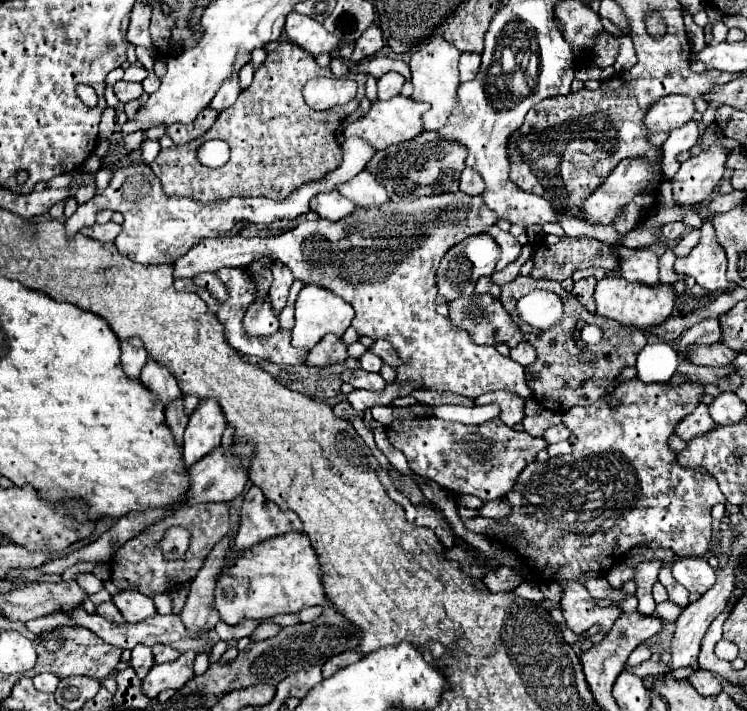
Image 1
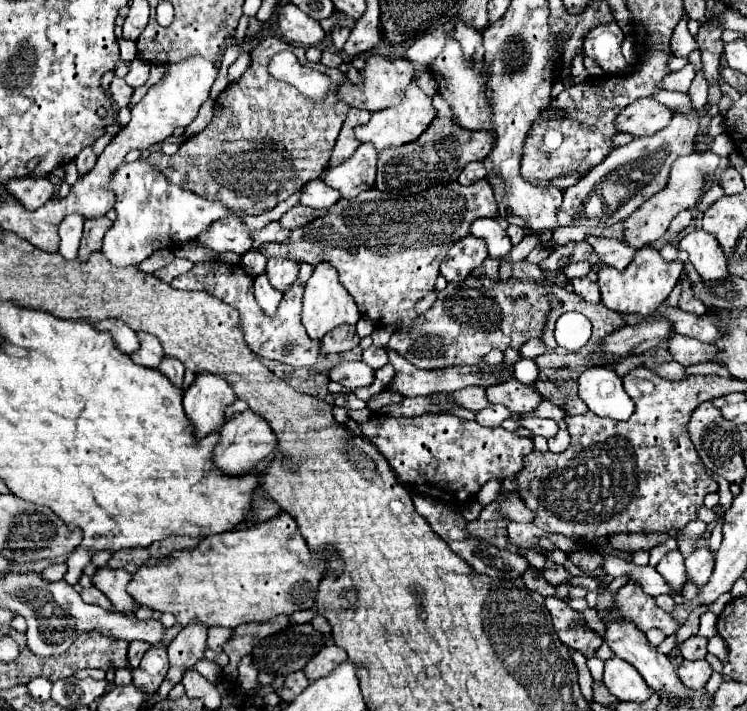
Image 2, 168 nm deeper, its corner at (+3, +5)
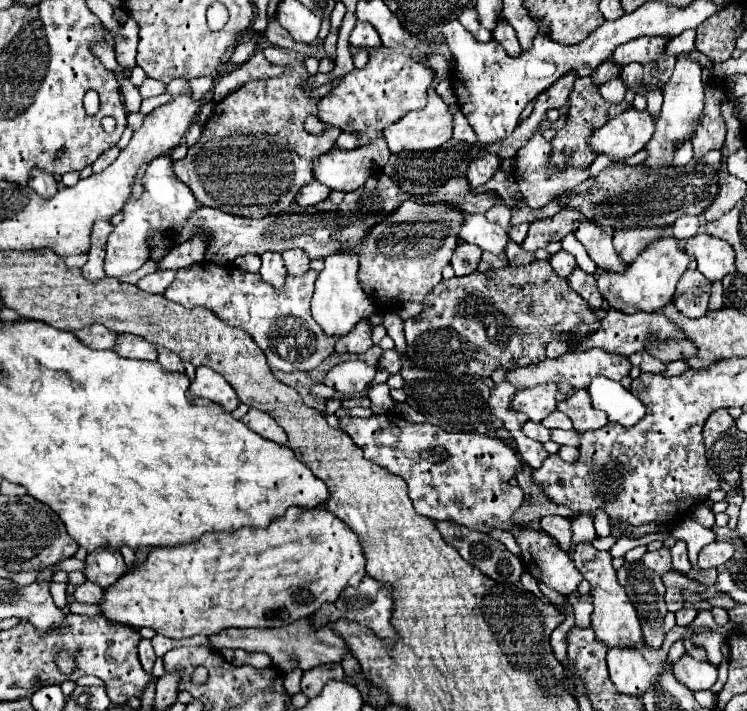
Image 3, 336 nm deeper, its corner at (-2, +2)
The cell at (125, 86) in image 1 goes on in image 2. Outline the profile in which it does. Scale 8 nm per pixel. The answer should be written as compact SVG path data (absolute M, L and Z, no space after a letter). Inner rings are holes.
M114 77L114 81L110 83L110 97L118 107L126 107L130 103L134 89L120 77Z

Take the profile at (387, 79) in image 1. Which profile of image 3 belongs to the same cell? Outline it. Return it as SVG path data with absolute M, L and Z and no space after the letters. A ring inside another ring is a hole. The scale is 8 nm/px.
M381 46L379 50L369 52L365 68L355 68L341 80L339 86L323 96L319 104L319 120L347 132L357 132L361 136L361 144L367 146L381 136L381 130L387 124L399 120L405 112L423 108L427 104L427 88L431 82L433 72L423 62Z

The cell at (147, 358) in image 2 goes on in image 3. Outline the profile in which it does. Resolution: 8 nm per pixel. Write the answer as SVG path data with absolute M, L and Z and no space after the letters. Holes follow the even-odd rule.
M119 334L119 346L115 352L119 352L123 358L133 358L133 360L151 360L151 362L157 360L155 344L135 334Z

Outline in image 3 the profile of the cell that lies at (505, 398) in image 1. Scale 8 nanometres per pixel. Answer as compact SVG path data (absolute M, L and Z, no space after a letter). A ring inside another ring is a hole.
M547 382L547 384L535 386L535 388L519 390L515 394L515 398L511 400L511 408L517 410L517 412L527 414L529 420L541 422L547 414L551 414L555 410L555 404L561 398L563 398L563 394L559 394L557 384Z

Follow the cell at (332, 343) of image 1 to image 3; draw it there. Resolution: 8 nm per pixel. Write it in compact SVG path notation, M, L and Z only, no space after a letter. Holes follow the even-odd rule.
M359 322L351 334L343 336L335 344L335 352L367 352L373 346L369 322Z

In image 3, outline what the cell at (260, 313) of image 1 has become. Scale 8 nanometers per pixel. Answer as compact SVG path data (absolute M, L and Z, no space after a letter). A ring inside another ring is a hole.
M267 252L267 254L261 256L261 260L263 260L263 264L261 264L259 276L263 278L263 282L267 282L267 284L271 284L273 288L281 290L285 278L287 278L287 272L285 272L281 254L277 254L277 252Z

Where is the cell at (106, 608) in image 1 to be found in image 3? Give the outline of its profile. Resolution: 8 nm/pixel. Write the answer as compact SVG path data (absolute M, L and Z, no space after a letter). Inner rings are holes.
M85 582L85 584L77 586L75 600L83 602L83 604L99 604L103 600L103 590L99 586L95 586L93 582Z

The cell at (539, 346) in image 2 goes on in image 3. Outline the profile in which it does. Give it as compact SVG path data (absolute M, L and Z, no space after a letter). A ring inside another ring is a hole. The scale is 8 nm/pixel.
M551 340L551 342L547 344L547 358L559 358L559 356L563 356L567 350L569 350L569 346L567 346L565 342L561 342L561 340Z

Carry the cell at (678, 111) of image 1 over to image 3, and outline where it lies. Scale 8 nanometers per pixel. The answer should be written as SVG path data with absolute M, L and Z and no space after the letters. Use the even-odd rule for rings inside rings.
M627 110L607 122L603 128L595 130L589 144L599 154L609 154L611 158L627 158L643 150L643 146L655 134L655 118L647 110Z

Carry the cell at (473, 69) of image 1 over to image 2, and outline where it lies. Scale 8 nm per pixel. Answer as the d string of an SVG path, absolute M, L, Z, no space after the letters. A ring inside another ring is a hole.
M458 21L458 23L454 23L452 37L462 45L468 61L478 63L484 57L484 51L482 51L482 31L478 31L474 27L468 27L466 23Z

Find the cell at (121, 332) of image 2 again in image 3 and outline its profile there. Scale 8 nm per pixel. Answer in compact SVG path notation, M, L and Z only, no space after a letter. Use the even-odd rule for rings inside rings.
M101 324L87 326L85 330L77 330L75 336L77 336L79 340L83 340L87 346L99 348L99 350L103 350L103 348L115 350L115 346L117 346L117 334L111 332L111 330L107 330L107 328L101 326Z

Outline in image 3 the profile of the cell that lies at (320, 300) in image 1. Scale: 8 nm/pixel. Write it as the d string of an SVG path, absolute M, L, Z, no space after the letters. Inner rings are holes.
M337 252L325 258L325 268L317 276L315 294L311 300L311 314L327 336L345 336L359 322L369 320L369 316L375 312L375 302L371 302L371 298L359 286L357 268L359 262L355 254Z

